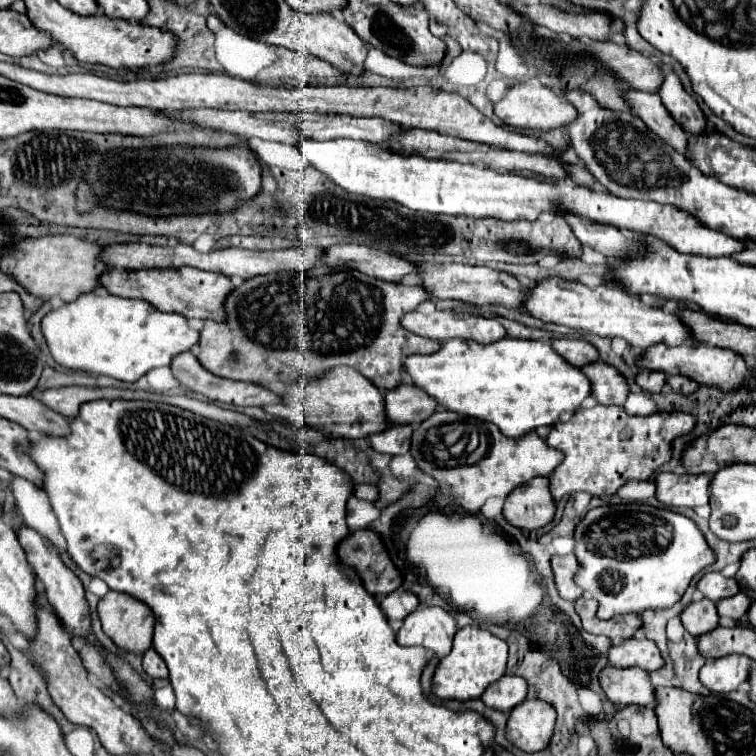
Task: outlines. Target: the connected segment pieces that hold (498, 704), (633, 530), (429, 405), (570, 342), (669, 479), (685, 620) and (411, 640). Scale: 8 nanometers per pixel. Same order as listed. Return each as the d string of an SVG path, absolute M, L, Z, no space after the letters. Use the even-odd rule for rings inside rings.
M507 675L507 679L499 679L483 693L483 703L493 709L513 709L523 703L527 697L527 681L523 677Z
M619 503L591 509L575 529L579 587L599 601L599 619L673 607L691 579L715 563L699 527L685 515L651 505Z
M401 385L385 393L387 417L393 425L421 423L437 411L439 403L417 385Z
M555 339L553 349L571 361L575 367L585 367L599 359L599 351L583 339Z
M659 473L657 499L665 507L699 507L709 503L711 475Z
M709 599L693 601L693 603L681 613L681 623L683 623L683 627L685 627L693 637L701 637L701 635L713 631L713 629L719 625L719 615L717 615L715 603L709 601Z
M419 607L403 621L397 633L399 645L421 645L443 657L453 647L453 637L457 633L455 619L441 607Z

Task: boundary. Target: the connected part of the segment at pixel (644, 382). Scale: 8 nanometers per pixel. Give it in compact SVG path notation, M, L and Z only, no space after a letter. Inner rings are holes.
M641 369L641 371L637 373L637 383L639 383L645 391L649 391L649 393L659 393L659 391L663 389L663 385L665 385L665 379L667 379L667 375L665 375L663 371Z

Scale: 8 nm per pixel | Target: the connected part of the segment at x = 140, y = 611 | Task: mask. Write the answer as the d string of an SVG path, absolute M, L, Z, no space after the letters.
M109 591L97 605L105 635L123 651L143 655L153 639L153 613L131 595Z

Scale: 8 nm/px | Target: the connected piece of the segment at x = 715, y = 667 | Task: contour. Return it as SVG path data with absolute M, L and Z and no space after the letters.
M729 655L707 661L703 671L699 673L699 679L713 693L731 693L749 679L749 667L751 659L743 655Z

